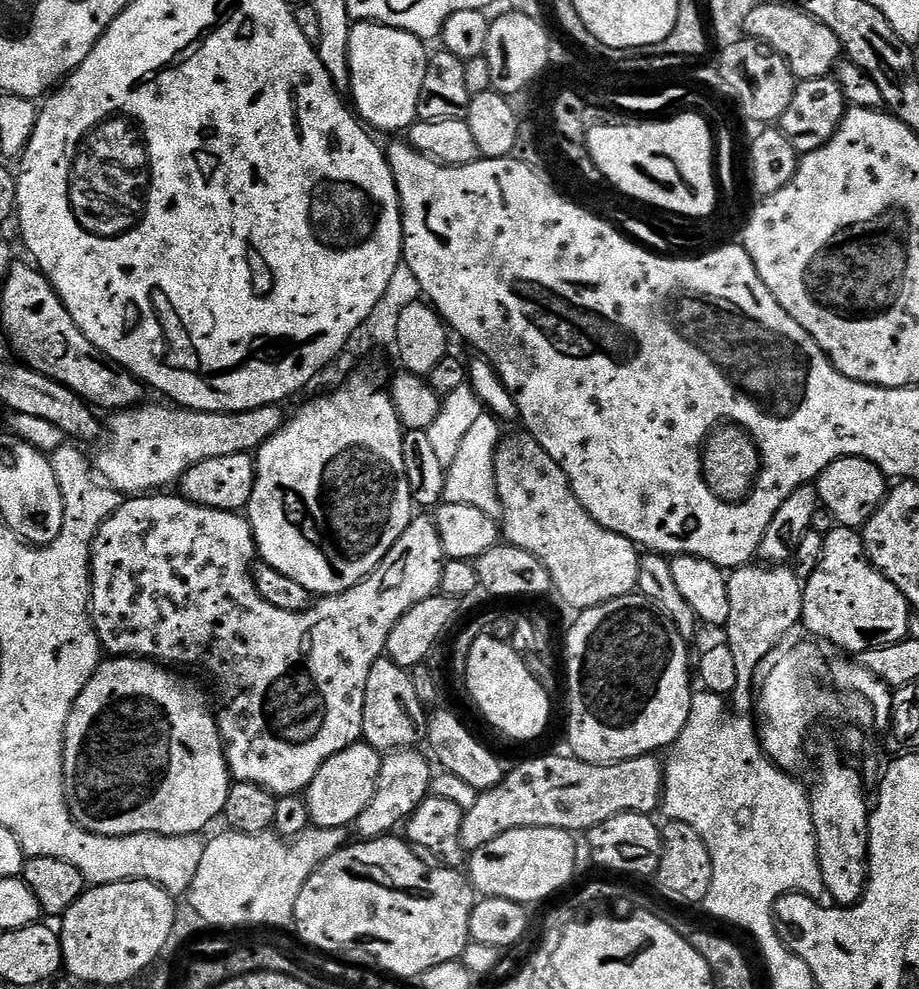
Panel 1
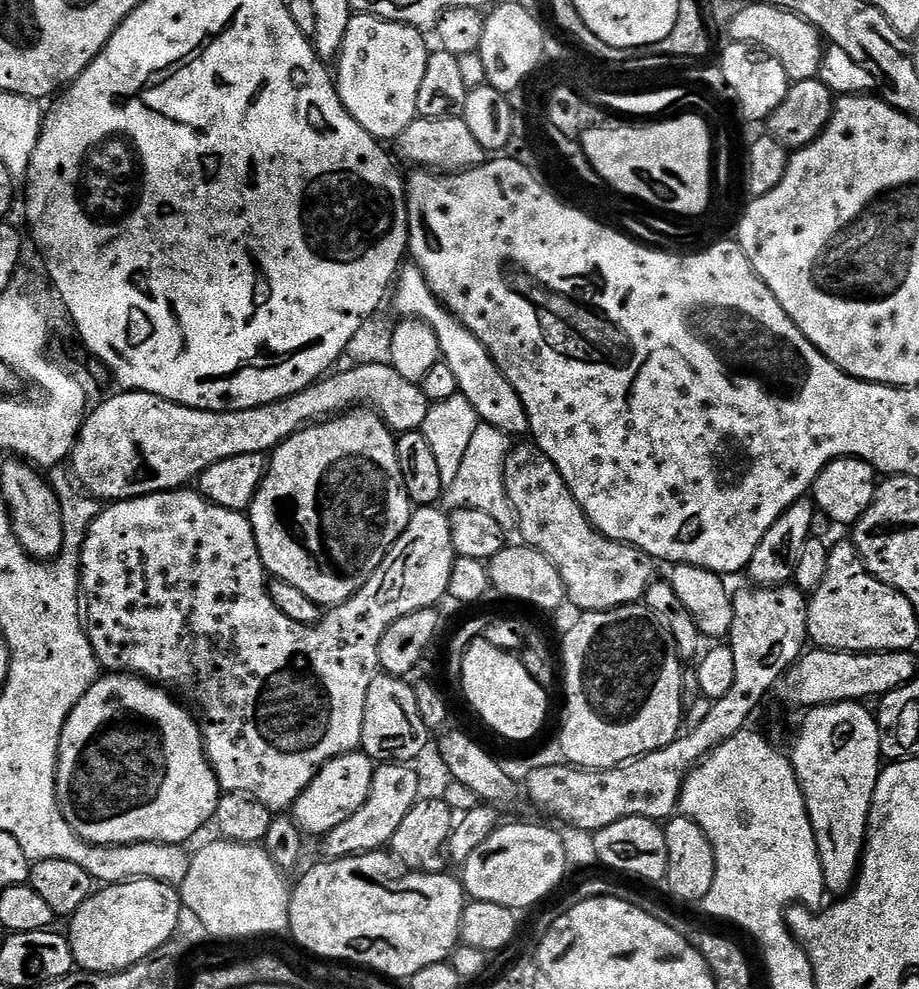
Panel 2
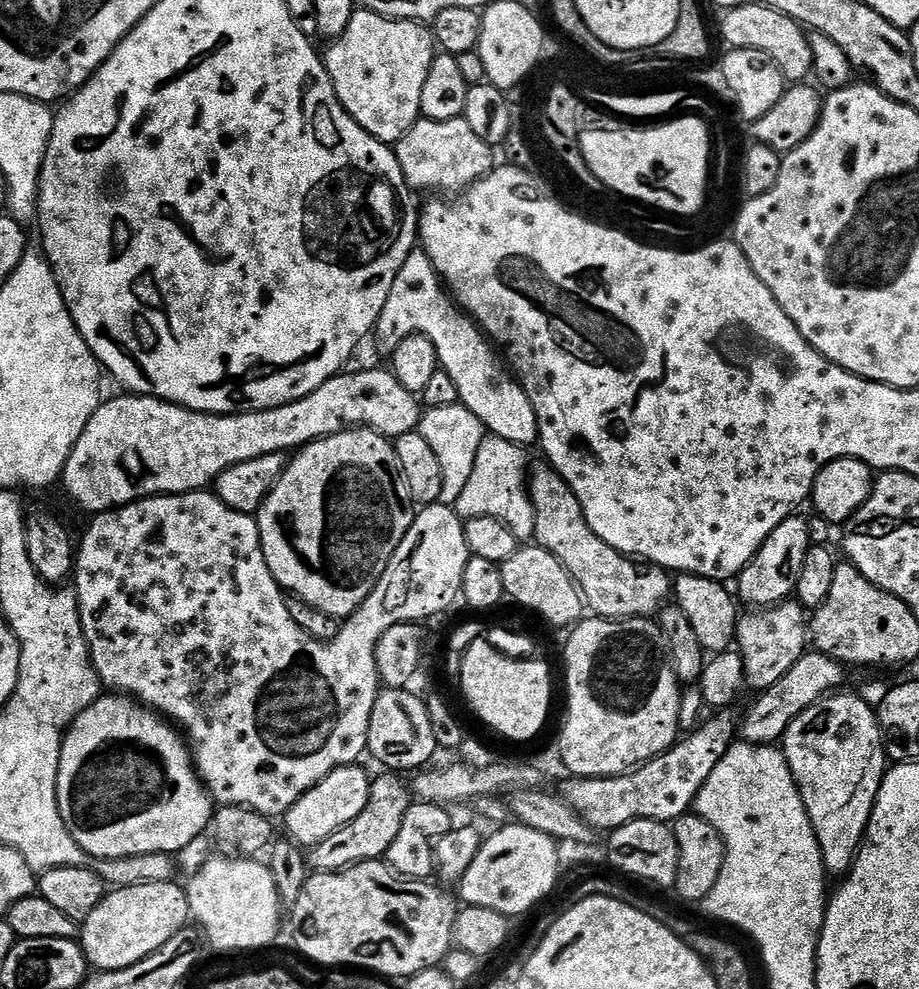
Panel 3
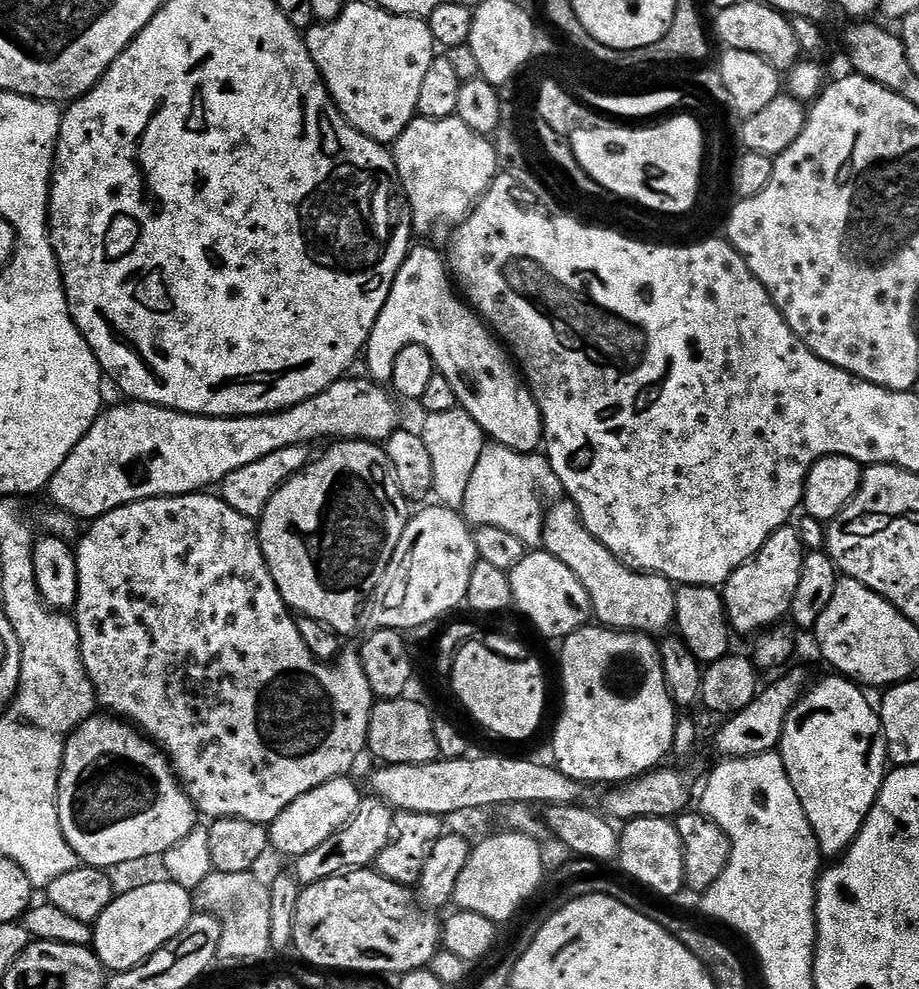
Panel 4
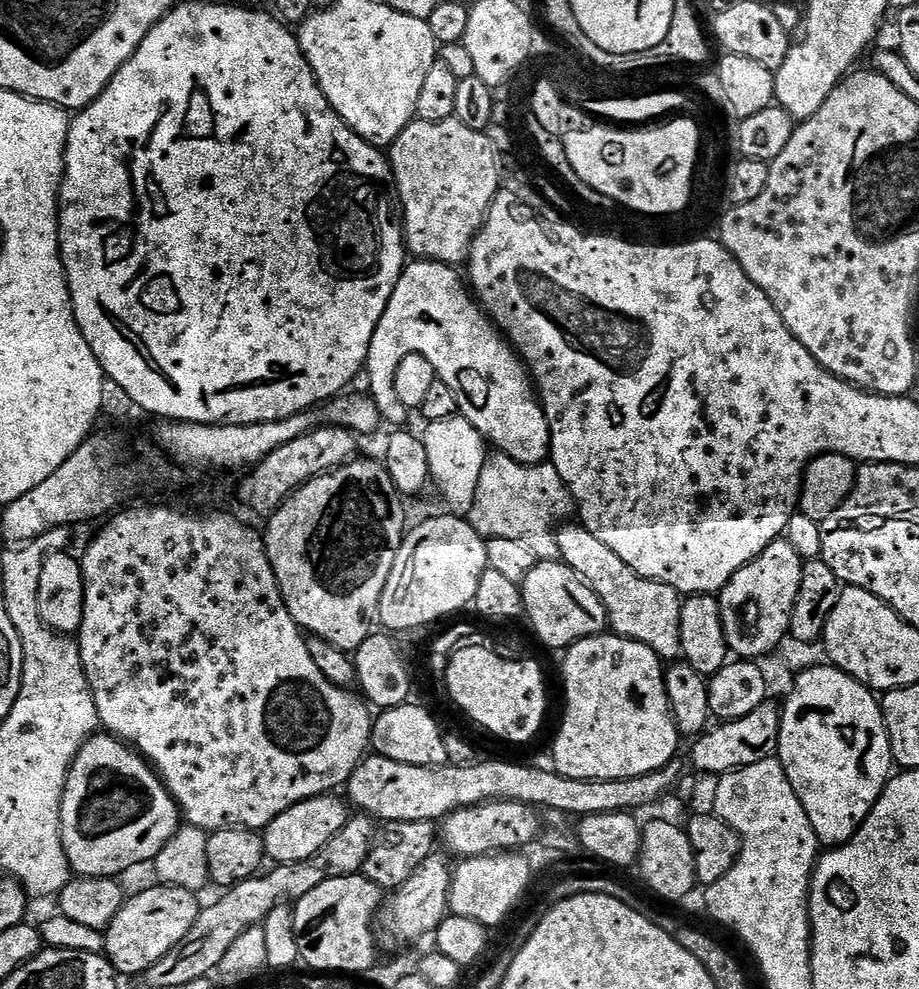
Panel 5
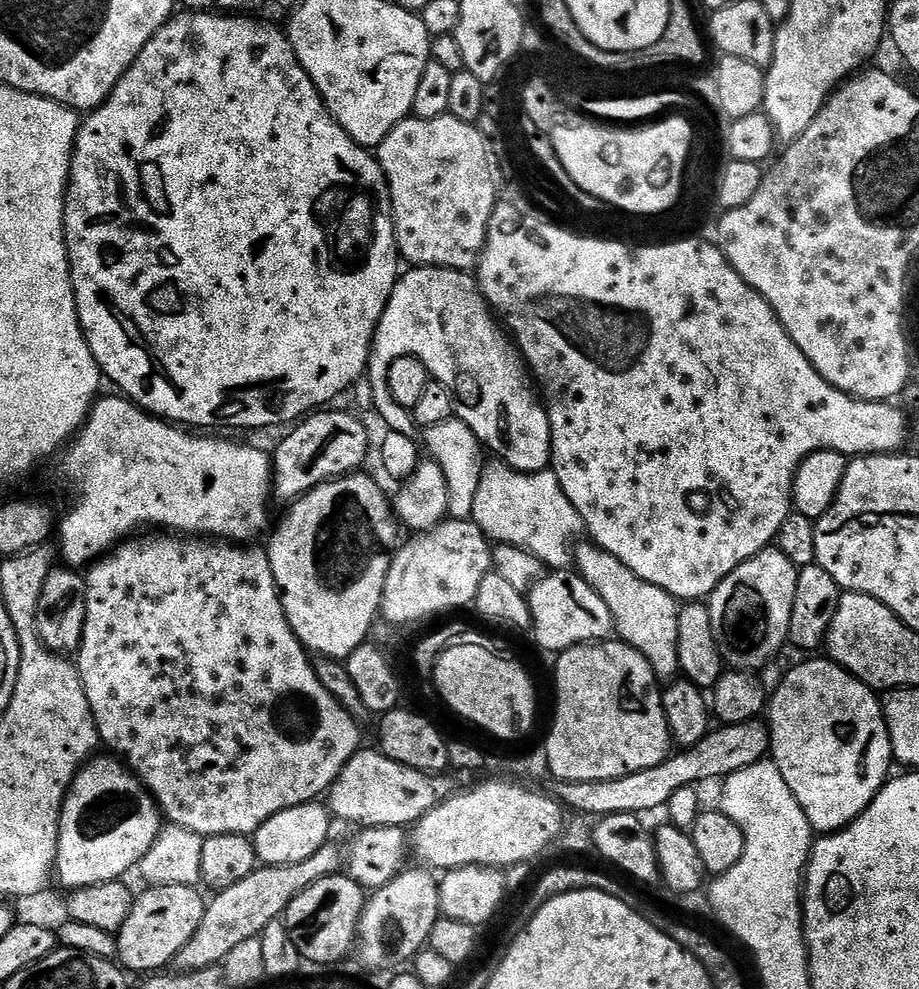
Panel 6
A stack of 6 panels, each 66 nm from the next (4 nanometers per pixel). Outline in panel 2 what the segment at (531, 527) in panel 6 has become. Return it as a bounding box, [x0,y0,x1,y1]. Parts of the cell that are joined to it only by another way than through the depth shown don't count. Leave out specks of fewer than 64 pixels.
[443,422,516,530]

